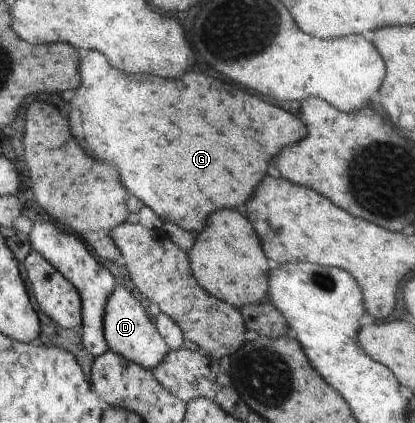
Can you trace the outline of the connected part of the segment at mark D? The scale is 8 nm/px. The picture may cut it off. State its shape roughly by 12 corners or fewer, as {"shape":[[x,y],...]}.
{"shape":[[121,284],[108,297],[108,349],[152,371],[169,352]]}

